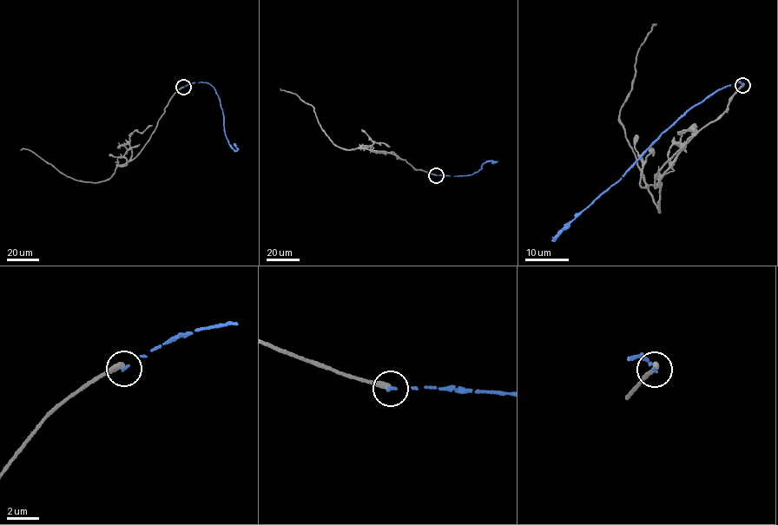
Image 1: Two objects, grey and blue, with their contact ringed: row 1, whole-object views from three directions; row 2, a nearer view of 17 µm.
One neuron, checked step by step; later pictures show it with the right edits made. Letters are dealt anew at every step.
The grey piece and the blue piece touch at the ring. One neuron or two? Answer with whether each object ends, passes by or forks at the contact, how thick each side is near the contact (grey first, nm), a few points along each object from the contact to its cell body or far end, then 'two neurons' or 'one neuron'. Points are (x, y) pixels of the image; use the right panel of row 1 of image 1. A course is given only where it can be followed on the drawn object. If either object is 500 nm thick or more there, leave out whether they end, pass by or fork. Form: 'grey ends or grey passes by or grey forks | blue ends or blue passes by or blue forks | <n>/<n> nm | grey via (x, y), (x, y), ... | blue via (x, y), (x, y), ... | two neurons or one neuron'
grey ends | blue ends | 380/140 nm | grey via (743, 85), (728, 109), (688, 138), (655, 179), (659, 210), (619, 118), (652, 24) | blue via (743, 85), (738, 82), (716, 91), (663, 132), (634, 166), (568, 224), (553, 239), (569, 223) | two neurons

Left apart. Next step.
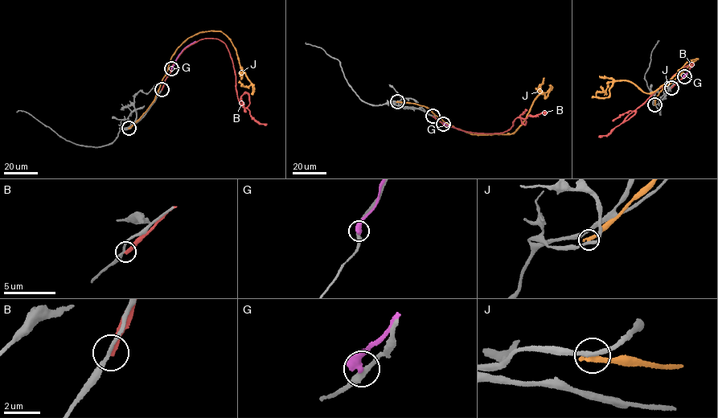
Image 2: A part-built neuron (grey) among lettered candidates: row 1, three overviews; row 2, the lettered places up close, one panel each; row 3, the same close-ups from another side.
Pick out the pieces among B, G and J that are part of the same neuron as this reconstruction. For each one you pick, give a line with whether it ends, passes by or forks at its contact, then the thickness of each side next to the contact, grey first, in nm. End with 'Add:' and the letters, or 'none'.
Add: none

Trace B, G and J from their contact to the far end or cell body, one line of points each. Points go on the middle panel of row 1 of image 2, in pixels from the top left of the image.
B: (432, 116), (461, 130), (499, 133), (510, 129), (517, 117), (526, 124), (523, 124), (520, 115), (527, 109)
G: (443, 124), (470, 132)
J: (397, 101), (427, 107), (473, 134), (512, 133), (535, 98), (541, 93), (545, 97), (551, 88), (535, 88)

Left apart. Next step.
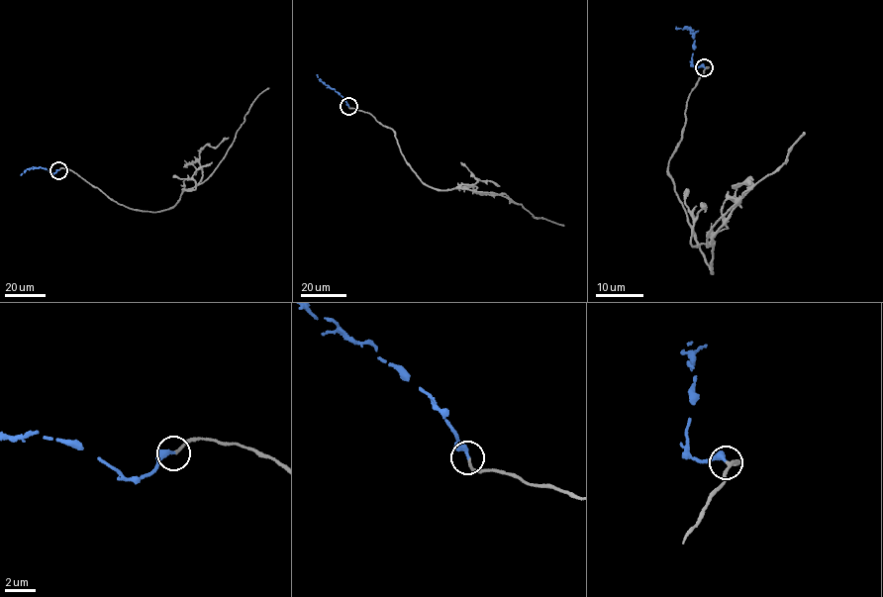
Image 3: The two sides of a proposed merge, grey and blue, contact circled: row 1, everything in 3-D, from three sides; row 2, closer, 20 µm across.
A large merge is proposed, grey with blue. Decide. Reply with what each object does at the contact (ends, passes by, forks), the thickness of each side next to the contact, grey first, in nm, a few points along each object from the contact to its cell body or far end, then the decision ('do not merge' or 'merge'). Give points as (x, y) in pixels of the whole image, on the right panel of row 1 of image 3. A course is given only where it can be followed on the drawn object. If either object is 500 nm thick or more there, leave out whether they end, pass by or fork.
grey ends; blue ends; calibres 170 and 360 nm; course grey (704, 67), (667, 168), (710, 272), (712, 246), (707, 248), (707, 235), (715, 222), (783, 163), (804, 133); course blue (704, 67), (692, 64), (693, 30), (689, 27), (675, 29); merge

